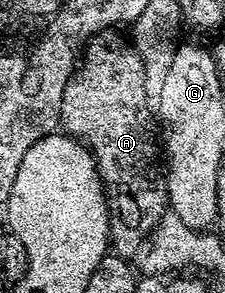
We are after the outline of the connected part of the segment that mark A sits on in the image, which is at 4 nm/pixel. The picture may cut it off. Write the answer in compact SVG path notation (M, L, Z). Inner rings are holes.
M106 30L89 37L84 45L89 81L82 86L81 92L74 96L72 93L67 100L68 107L70 104L75 111L81 112L81 120L71 121L67 132L70 137L84 141L97 161L97 173L105 186L105 199L109 206L109 243L112 251L122 258L133 258L140 253L150 232L167 215L167 180L159 163L159 132L145 85L145 63L136 47L126 37L125 40L117 30Z

